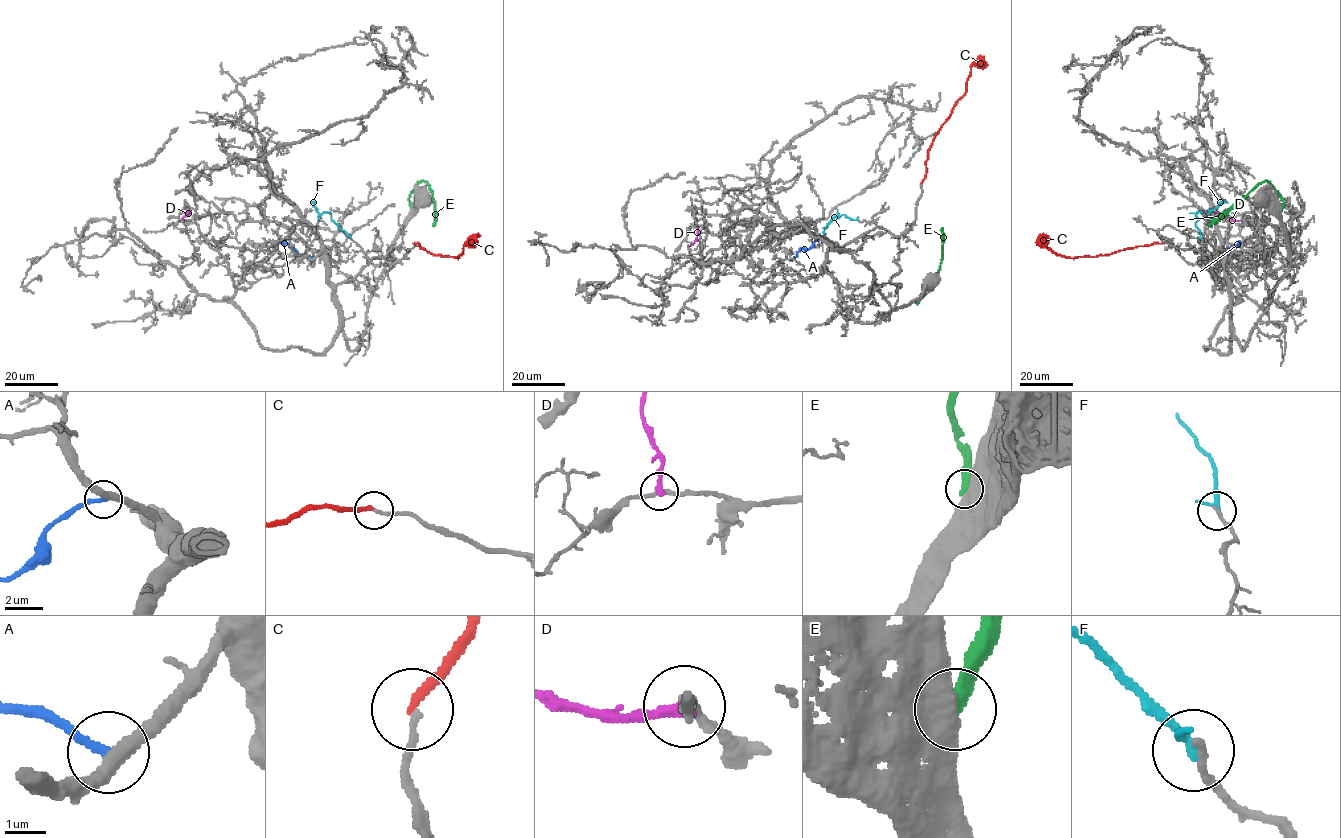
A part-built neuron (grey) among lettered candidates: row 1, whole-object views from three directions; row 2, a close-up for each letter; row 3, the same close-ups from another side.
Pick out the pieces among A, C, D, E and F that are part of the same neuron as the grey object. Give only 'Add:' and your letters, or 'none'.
Add: none

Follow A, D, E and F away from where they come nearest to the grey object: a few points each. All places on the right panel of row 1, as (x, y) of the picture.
A: (1219, 258), (1229, 255), (1229, 250), (1240, 242)
D: (1241, 220), (1208, 210), (1205, 212)
E: (1281, 210), (1284, 202), (1280, 193), (1268, 182), (1263, 181), (1208, 226)
F: (1200, 237), (1195, 224), (1197, 212), (1207, 214), (1221, 201), (1228, 202)

